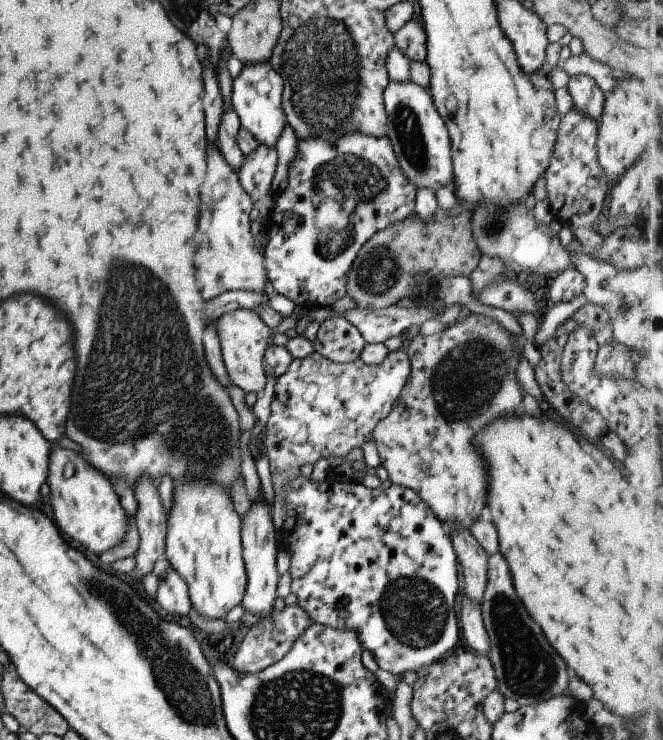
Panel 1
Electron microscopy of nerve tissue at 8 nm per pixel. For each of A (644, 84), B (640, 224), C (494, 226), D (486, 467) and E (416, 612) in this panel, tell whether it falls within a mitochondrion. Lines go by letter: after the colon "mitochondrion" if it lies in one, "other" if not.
A: other
B: other
C: mitochondrion
D: other
E: mitochondrion

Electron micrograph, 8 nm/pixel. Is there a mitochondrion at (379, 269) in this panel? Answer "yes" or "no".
yes

